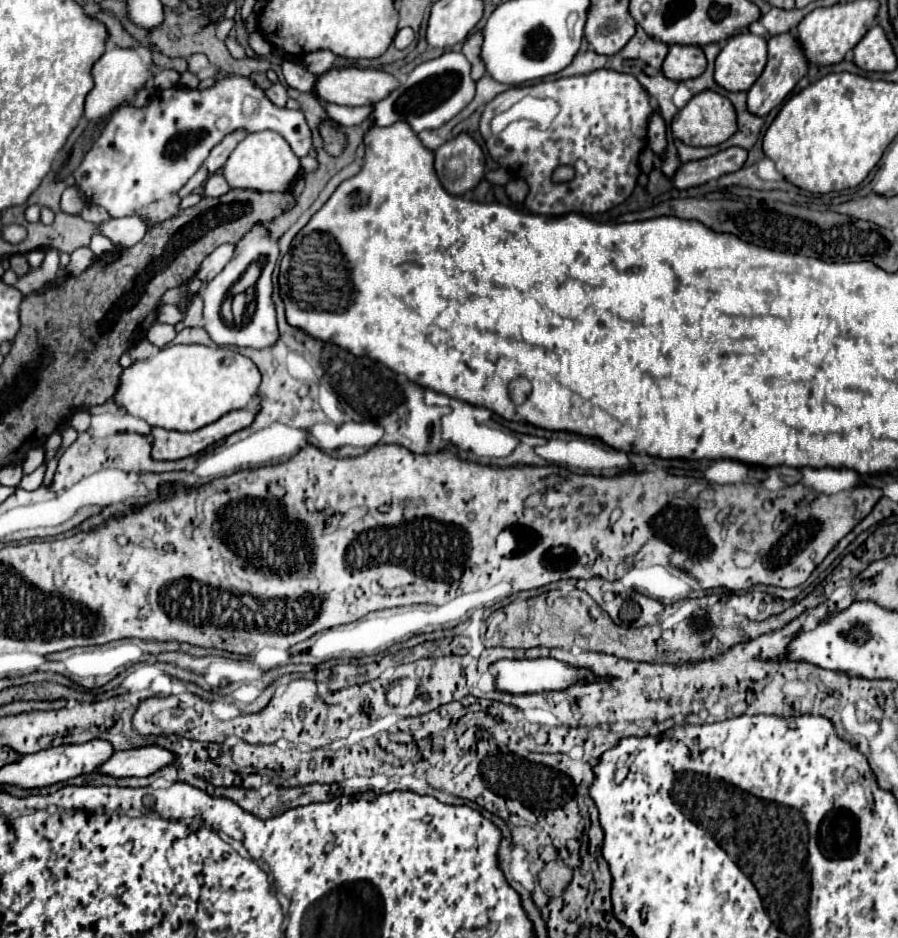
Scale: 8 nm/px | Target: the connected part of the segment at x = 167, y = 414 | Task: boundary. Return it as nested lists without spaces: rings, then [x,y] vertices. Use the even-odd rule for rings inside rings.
[[[170,344],[150,360],[134,360],[124,368],[112,400],[150,426],[194,432],[216,422],[226,412],[244,408],[256,396],[258,386],[260,372],[256,364],[238,352],[202,344]]]

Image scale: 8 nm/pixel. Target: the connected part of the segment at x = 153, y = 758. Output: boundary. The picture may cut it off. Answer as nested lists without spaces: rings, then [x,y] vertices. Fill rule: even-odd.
[[[142,746],[134,750],[124,750],[124,752],[114,752],[110,762],[102,764],[98,770],[116,778],[124,776],[150,776],[158,772],[162,766],[168,766],[176,760],[176,754],[160,748],[160,746]]]

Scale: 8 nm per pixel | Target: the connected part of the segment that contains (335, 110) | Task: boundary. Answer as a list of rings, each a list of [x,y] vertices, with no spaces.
[[[316,96],[316,98],[322,104],[322,108],[328,112],[328,116],[332,120],[336,120],[338,124],[342,124],[342,126],[362,124],[366,114],[370,114],[370,110],[372,110],[372,106],[338,106],[338,104],[322,100],[320,96]]]

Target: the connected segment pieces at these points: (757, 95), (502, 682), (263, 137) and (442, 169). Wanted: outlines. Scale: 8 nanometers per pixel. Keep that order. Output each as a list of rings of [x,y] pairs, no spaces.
[[[792,32],[776,34],[768,40],[768,64],[760,78],[754,82],[754,86],[748,90],[748,110],[758,116],[766,116],[774,106],[782,104],[784,98],[794,90],[796,82],[806,76],[808,72],[808,60],[804,56],[804,50],[798,42],[798,38]]]
[[[534,658],[534,660],[498,660],[490,664],[490,674],[494,676],[494,688],[498,692],[508,692],[508,694],[538,694],[538,692],[560,692],[566,690],[574,684],[590,684],[600,678],[594,676],[592,670],[588,668],[578,668],[570,666],[566,662],[560,662],[556,658]]]
[[[272,130],[248,134],[228,156],[222,174],[230,188],[250,188],[256,192],[286,192],[296,180],[300,170],[300,160],[292,152],[290,144]]]
[[[464,132],[442,144],[434,154],[438,178],[454,196],[462,196],[466,190],[476,188],[484,178],[484,154]]]

